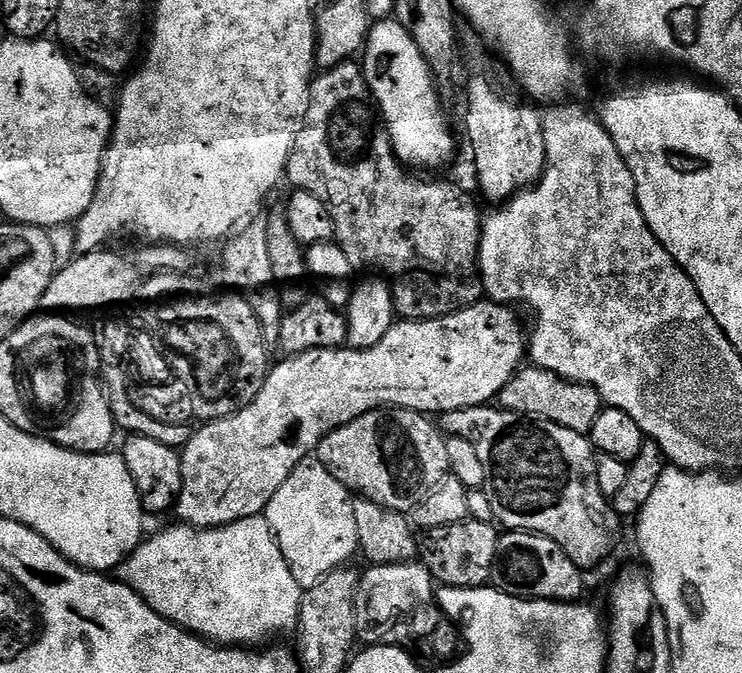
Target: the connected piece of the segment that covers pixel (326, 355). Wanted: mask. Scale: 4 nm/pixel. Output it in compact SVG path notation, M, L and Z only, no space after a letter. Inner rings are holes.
M481 302L473 304L471 308L462 308L458 312L451 312L448 316L439 316L433 320L401 319L392 325L392 328L386 334L386 338L382 338L382 342L378 342L378 346L373 348L354 348L351 346L319 348L318 350L310 350L297 356L284 358L284 361L277 368L275 365L269 371L266 382L262 386L260 393L254 398L254 402L250 402L244 408L239 408L234 414L223 416L221 420L208 420L204 422L200 429L197 427L193 431L190 442L182 450L180 458L184 485L180 491L179 498L176 500L176 507L174 509L174 516L180 519L177 521L189 528L224 528L227 524L233 524L242 518L261 515L267 509L270 498L274 498L278 486L282 486L282 482L286 482L286 478L290 478L290 474L299 464L305 463L311 457L308 456L311 452L313 455L319 449L320 443L331 432L346 426L350 422L354 422L354 418L358 418L367 412L372 412L376 408L409 408L415 412L423 412L425 414L433 414L432 412L443 414L446 412L457 412L463 408L478 408L495 401L502 389L516 377L517 372L520 371L526 360L526 328L525 325L524 328L520 325L519 318L512 312L515 311L503 304Z

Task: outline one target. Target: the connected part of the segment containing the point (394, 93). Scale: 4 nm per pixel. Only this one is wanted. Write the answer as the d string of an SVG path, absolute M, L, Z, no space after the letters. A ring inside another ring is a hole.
M395 18L381 20L371 25L368 42L362 53L364 77L376 99L377 109L384 121L384 127L392 135L392 145L396 147L396 156L413 169L440 168L456 152L456 140L444 121L444 108L440 105L440 96L436 93L438 81L432 74L432 67L426 63L422 50L412 42L408 31Z

